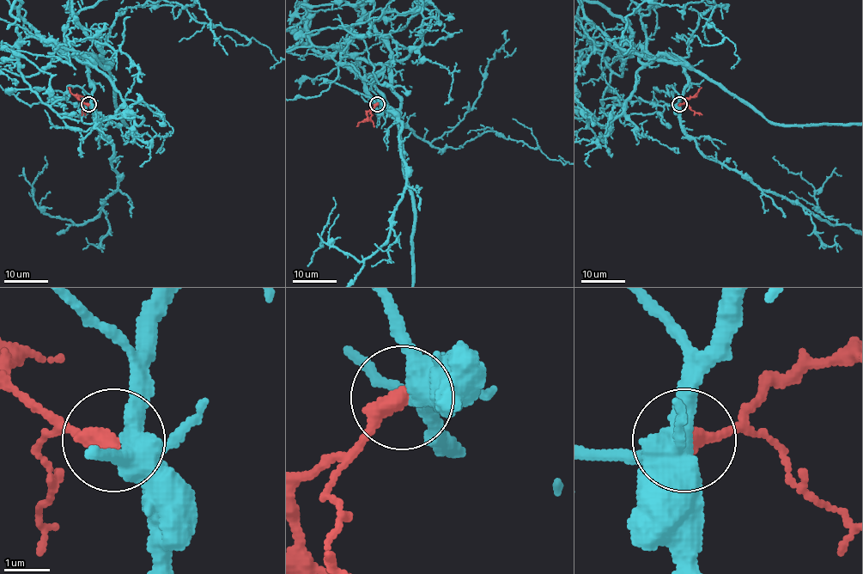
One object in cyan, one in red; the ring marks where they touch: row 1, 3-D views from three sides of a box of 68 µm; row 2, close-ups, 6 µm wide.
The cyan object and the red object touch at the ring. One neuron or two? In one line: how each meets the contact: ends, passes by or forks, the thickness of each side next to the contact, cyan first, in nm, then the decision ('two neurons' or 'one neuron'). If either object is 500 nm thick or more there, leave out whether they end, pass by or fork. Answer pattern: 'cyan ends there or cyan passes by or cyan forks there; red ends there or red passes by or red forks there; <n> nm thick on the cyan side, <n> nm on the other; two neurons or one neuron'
cyan forks there; red ends there; 420 nm thick on the cyan side, 420 nm on the other; one neuron

